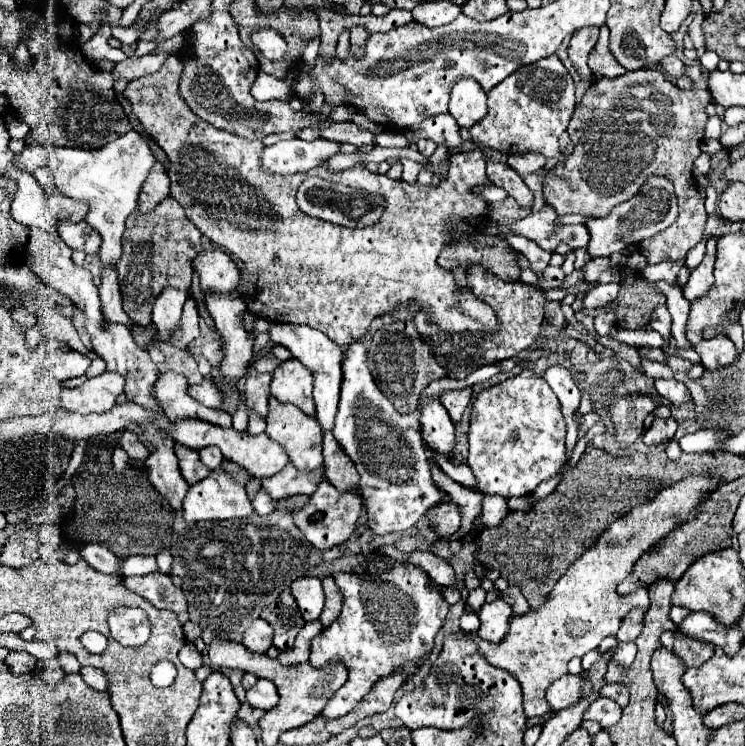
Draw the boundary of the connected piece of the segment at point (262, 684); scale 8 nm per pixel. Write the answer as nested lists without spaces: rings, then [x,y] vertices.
[[[259,678],[257,684],[253,688],[247,690],[247,702],[255,708],[261,708],[261,710],[271,710],[279,704],[279,694],[277,694],[277,688],[273,682],[269,680],[263,680]]]

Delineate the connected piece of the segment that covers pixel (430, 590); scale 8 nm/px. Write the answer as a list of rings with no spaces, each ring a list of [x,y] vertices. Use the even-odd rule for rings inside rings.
[[[397,562],[381,574],[335,572],[335,584],[343,594],[341,616],[311,642],[309,662],[313,666],[339,660],[349,668],[349,680],[339,688],[323,708],[325,718],[339,718],[355,708],[369,692],[371,684],[389,676],[399,666],[407,666],[415,674],[415,662],[431,652],[433,638],[443,626],[449,604],[439,590],[433,588],[429,574],[411,562]]]

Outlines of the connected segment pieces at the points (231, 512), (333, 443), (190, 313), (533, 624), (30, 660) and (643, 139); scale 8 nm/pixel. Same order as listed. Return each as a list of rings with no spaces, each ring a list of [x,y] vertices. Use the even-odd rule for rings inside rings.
[[[221,468],[211,470],[211,474],[189,488],[183,502],[183,520],[231,520],[245,518],[253,514],[251,500],[243,486],[235,484]]]
[[[333,430],[323,432],[323,456],[325,456],[325,478],[335,484],[341,492],[351,490],[359,482],[359,472],[351,458],[333,436]]]
[[[189,296],[183,308],[183,318],[181,318],[181,328],[177,330],[173,344],[183,348],[185,344],[193,342],[199,336],[199,310],[197,310],[197,302]]]
[[[689,474],[673,486],[663,488],[655,500],[635,506],[631,512],[611,522],[609,528],[595,540],[595,544],[567,568],[567,572],[555,584],[553,592],[547,594],[545,604],[509,620],[509,632],[499,644],[483,640],[477,632],[467,634],[477,644],[479,654],[491,666],[511,672],[521,682],[523,708],[527,718],[543,716],[551,710],[545,700],[545,690],[553,680],[567,674],[567,662],[573,656],[583,656],[597,648],[605,636],[617,634],[621,620],[631,608],[641,606],[647,610],[647,592],[621,596],[615,590],[617,584],[631,574],[635,562],[645,552],[655,548],[655,544],[659,544],[673,528],[691,520],[699,512],[703,500],[721,484],[723,480],[719,476]]]
[[[11,651],[5,659],[5,663],[13,673],[24,674],[35,668],[36,658],[27,652]]]
[[[643,68],[643,70],[627,72],[627,74],[617,76],[617,78],[599,78],[599,80],[595,80],[595,84],[589,86],[589,90],[585,92],[583,100],[577,104],[577,108],[575,108],[575,112],[573,112],[573,118],[571,118],[571,122],[569,122],[569,128],[567,128],[571,140],[575,142],[575,150],[573,150],[573,154],[567,156],[567,160],[565,160],[563,164],[557,164],[557,166],[545,176],[545,200],[547,200],[549,204],[555,206],[555,210],[557,210],[559,216],[565,216],[565,214],[585,214],[585,216],[593,216],[593,218],[597,218],[597,216],[607,216],[615,204],[619,204],[619,202],[629,200],[631,196],[635,196],[635,192],[639,192],[639,186],[641,186],[643,180],[647,180],[647,176],[651,176],[651,174],[665,176],[665,178],[669,178],[669,180],[675,184],[675,196],[677,196],[677,202],[679,202],[679,216],[677,216],[677,220],[675,220],[669,228],[665,228],[663,232],[651,236],[649,240],[639,242],[639,252],[645,254],[645,258],[647,258],[649,264],[657,264],[657,262],[661,262],[661,260],[681,260],[681,258],[685,258],[685,254],[687,254],[687,252],[689,252],[689,250],[691,250],[691,248],[693,248],[693,246],[705,236],[703,232],[705,232],[705,224],[707,224],[705,198],[703,198],[703,196],[699,194],[699,190],[697,190],[695,178],[693,178],[693,174],[691,174],[691,168],[693,168],[695,158],[701,154],[703,128],[705,128],[705,122],[707,122],[705,106],[709,104],[709,100],[711,100],[711,96],[709,96],[707,90],[681,90],[681,88],[677,88],[671,80],[667,80],[667,78],[663,76],[661,70],[649,70],[649,68]],[[617,112],[623,112],[623,116],[617,118]],[[629,114],[637,114],[637,118],[633,118],[633,120],[635,120],[633,124],[627,122],[627,120],[629,120]]]

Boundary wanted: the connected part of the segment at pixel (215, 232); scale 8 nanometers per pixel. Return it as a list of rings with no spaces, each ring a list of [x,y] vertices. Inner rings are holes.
[[[169,56],[159,72],[151,76],[143,76],[133,80],[125,88],[125,96],[133,104],[135,116],[145,126],[145,132],[163,148],[169,158],[169,180],[171,180],[171,196],[185,208],[187,218],[205,234],[213,244],[223,248],[227,254],[237,256],[245,264],[247,270],[247,292],[243,300],[253,314],[261,318],[269,318],[271,322],[291,322],[291,324],[309,324],[323,334],[327,334],[333,342],[347,346],[355,340],[363,338],[373,318],[391,312],[393,306],[405,302],[417,302],[421,308],[427,308],[431,320],[439,324],[445,332],[479,332],[479,330],[495,330],[497,316],[495,312],[477,300],[469,290],[459,288],[449,270],[439,268],[437,256],[443,244],[451,238],[449,220],[453,224],[453,234],[461,236],[465,230],[475,230],[475,224],[487,220],[487,202],[477,198],[471,188],[479,184],[491,184],[485,174],[485,158],[479,150],[467,154],[453,154],[449,158],[451,168],[445,180],[437,186],[421,186],[407,184],[403,180],[391,180],[383,174],[373,174],[365,168],[365,164],[355,164],[341,172],[331,172],[323,162],[319,168],[311,172],[299,172],[291,176],[273,176],[261,168],[261,152],[265,144],[261,140],[247,140],[241,136],[231,136],[205,120],[199,120],[183,102],[177,90],[179,74],[183,70],[179,56]],[[143,84],[155,84],[161,90],[161,100],[157,106],[147,106],[139,102],[139,88]],[[307,176],[323,176],[331,182],[341,182],[345,186],[363,190],[367,194],[381,196],[387,206],[381,220],[373,226],[365,228],[345,228],[335,224],[323,224],[317,218],[307,216],[299,210],[295,202],[295,194],[299,184]]]

